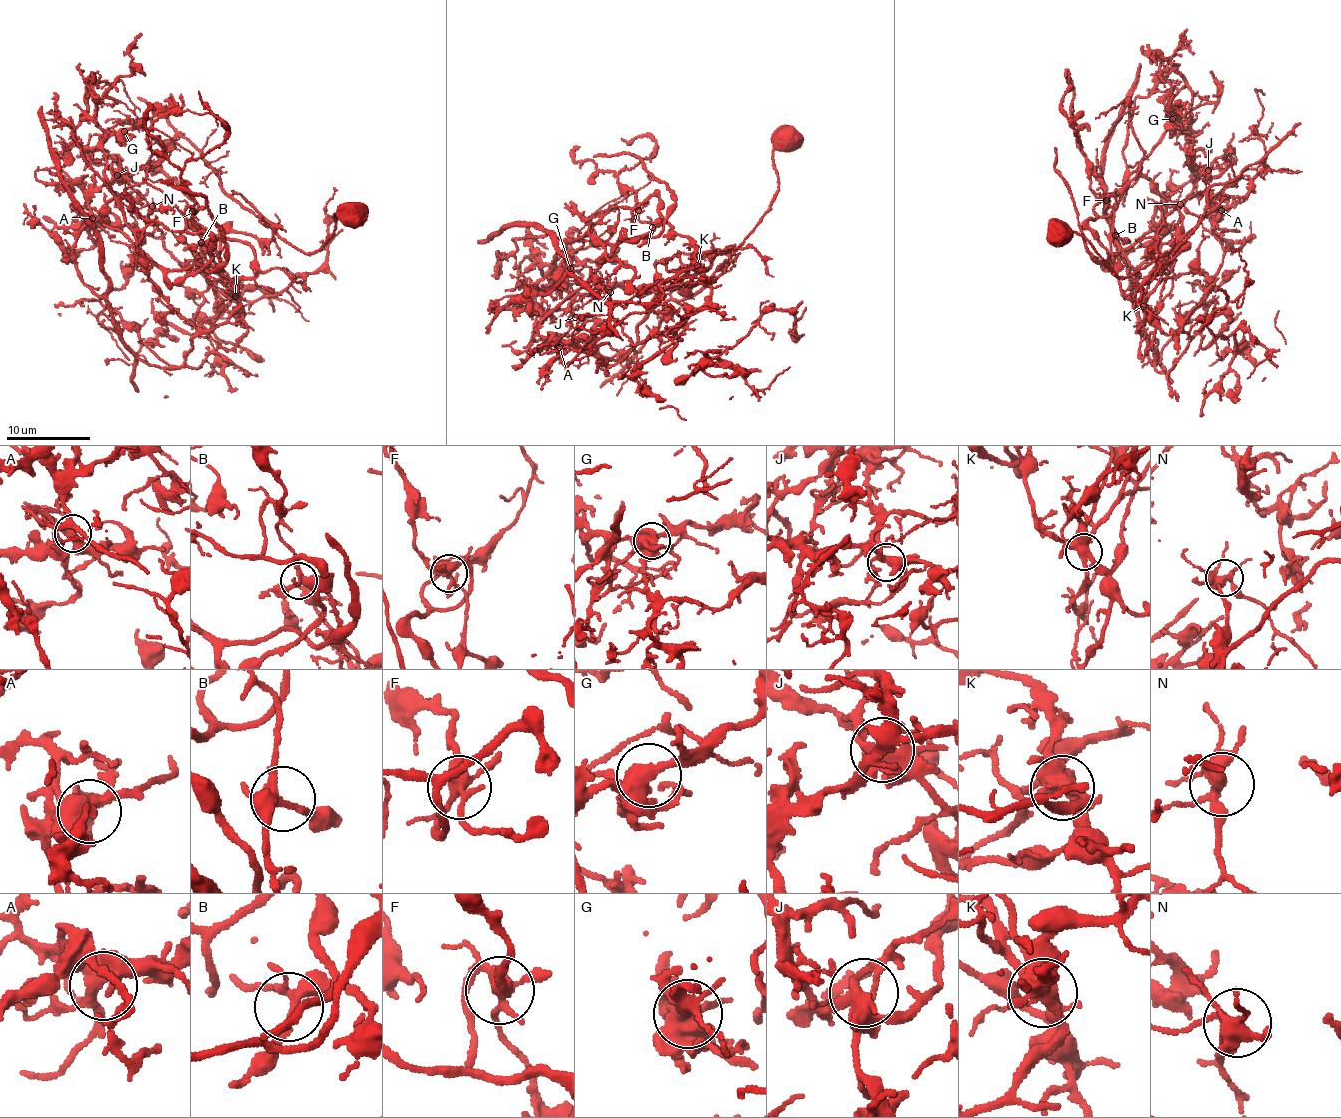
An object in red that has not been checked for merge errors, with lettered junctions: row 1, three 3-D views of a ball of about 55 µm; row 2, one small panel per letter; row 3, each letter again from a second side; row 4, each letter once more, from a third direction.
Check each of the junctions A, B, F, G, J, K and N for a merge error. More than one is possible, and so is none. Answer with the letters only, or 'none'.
F, K

